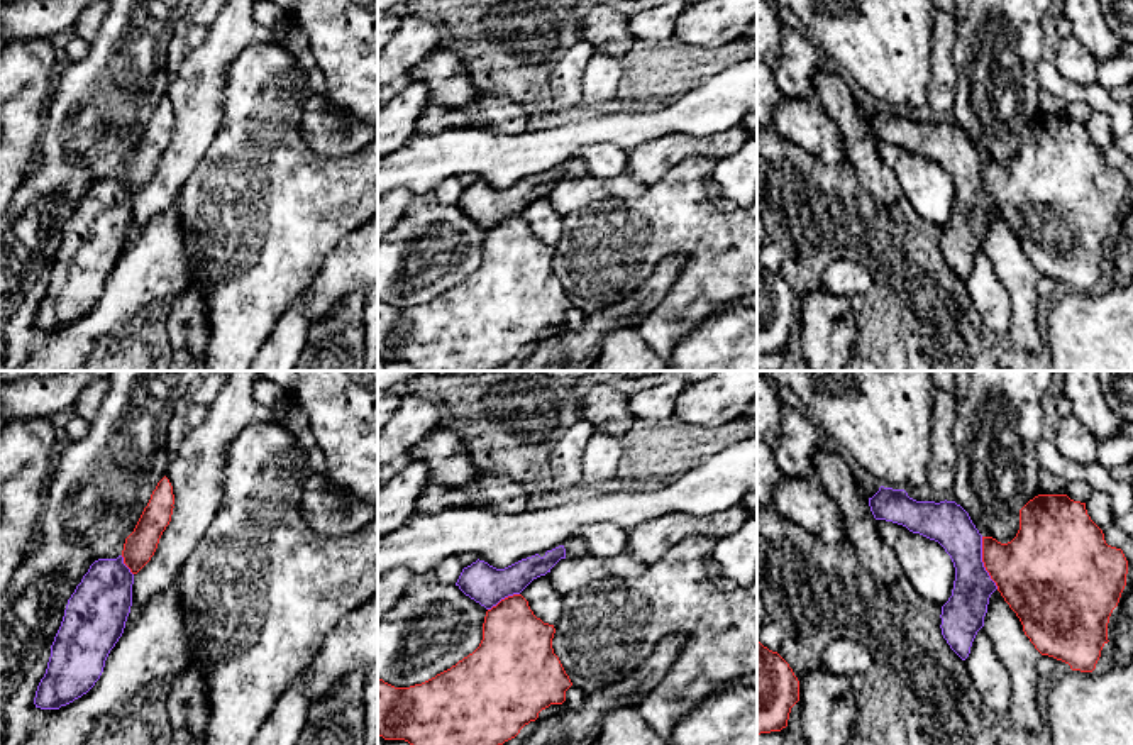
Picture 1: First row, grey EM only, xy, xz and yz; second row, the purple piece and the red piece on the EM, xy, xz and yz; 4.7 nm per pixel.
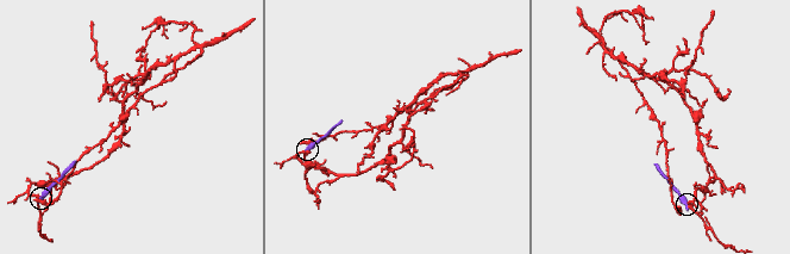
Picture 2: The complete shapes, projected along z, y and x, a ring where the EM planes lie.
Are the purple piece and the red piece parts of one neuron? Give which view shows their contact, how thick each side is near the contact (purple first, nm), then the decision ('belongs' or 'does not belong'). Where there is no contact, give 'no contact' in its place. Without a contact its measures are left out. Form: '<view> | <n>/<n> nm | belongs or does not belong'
yz | 200/380 nm | does not belong

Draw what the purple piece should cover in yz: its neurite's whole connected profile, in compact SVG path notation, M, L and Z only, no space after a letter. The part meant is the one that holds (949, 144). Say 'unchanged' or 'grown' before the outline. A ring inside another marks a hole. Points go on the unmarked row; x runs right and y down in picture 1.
unchanged | M881 107L869 119L876 141L906 147L938 163L955 188L952 217L942 227L942 256L965 281L984 237L991 215L998 210L982 183L982 156L969 134L955 122L916 122L904 110Z

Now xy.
unchanged | M124 178L98 179L68 220L34 325L59 330L86 315L124 254L134 195Z

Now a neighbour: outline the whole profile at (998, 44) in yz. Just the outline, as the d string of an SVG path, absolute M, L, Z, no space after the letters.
M969 0L969 14L957 20L952 61L957 83L952 115L982 157L1011 163L1020 151L1020 130L1042 115L1036 63L1043 58L1042 19L1052 0Z

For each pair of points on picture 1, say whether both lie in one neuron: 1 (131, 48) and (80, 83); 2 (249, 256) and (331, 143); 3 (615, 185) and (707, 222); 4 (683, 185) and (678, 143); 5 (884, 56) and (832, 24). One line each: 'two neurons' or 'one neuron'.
1: one neuron
2: two neurons
3: two neurons
4: two neurons
5: one neuron

